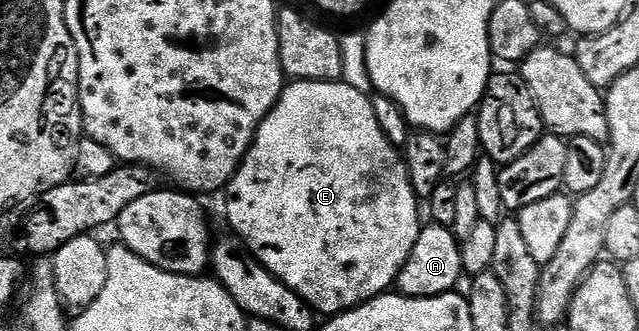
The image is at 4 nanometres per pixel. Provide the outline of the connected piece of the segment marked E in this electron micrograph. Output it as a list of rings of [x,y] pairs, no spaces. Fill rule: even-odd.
[[[342,79],[338,81],[292,81],[285,84],[284,92],[277,99],[276,106],[265,115],[263,123],[256,128],[256,137],[252,141],[252,146],[248,148],[248,153],[226,186],[227,193],[228,202],[225,203],[224,209],[228,212],[229,223],[232,224],[231,232],[244,242],[244,246],[279,281],[286,287],[290,287],[290,291],[294,291],[313,311],[320,315],[344,313],[348,309],[353,309],[355,305],[363,305],[365,301],[389,292],[395,286],[398,271],[402,271],[406,259],[410,259],[410,251],[414,251],[414,243],[418,243],[418,235],[422,228],[421,202],[408,178],[408,169],[404,166],[401,150],[392,145],[390,139],[386,139],[386,135],[382,135],[382,127],[378,127],[378,119],[374,119],[372,97],[350,87]]]

